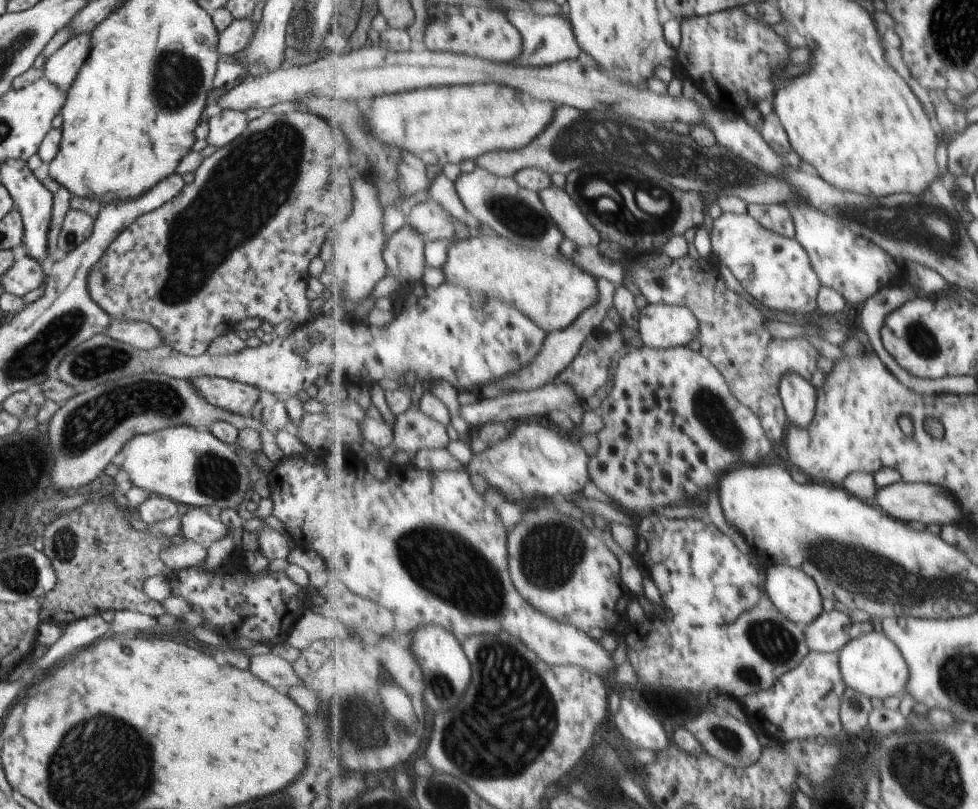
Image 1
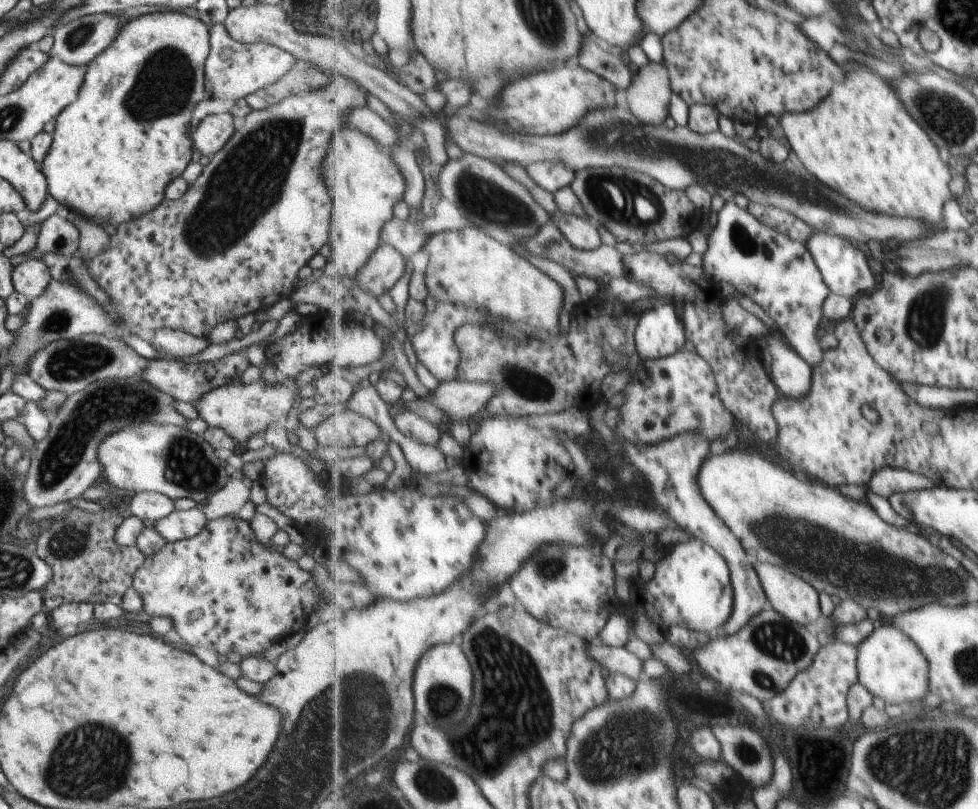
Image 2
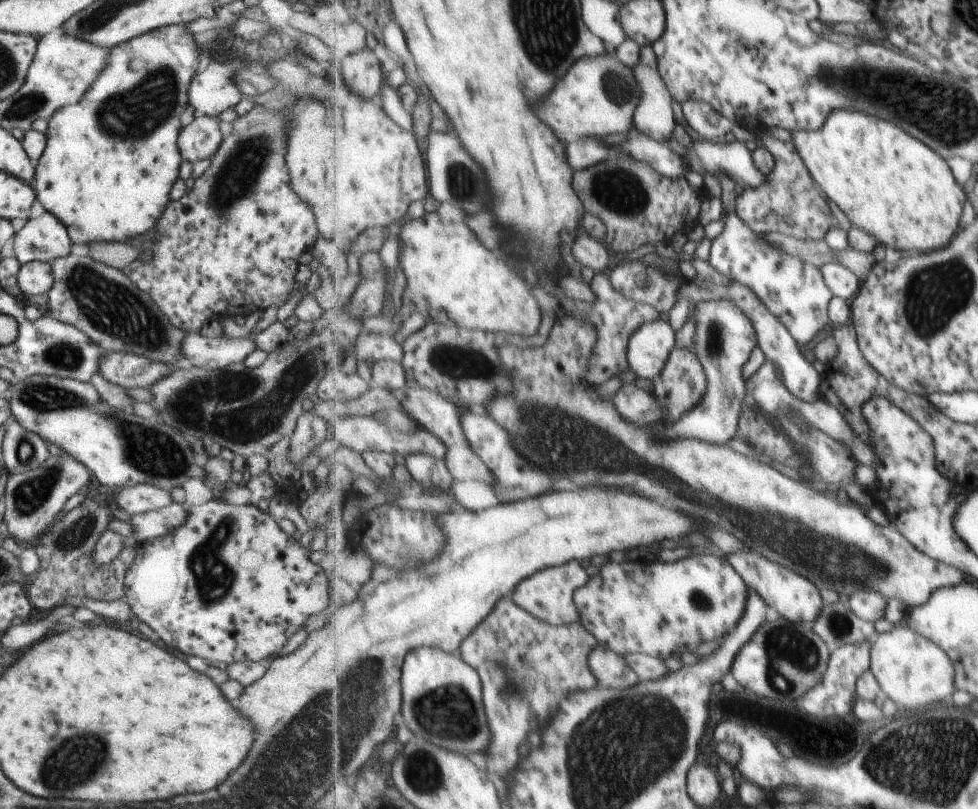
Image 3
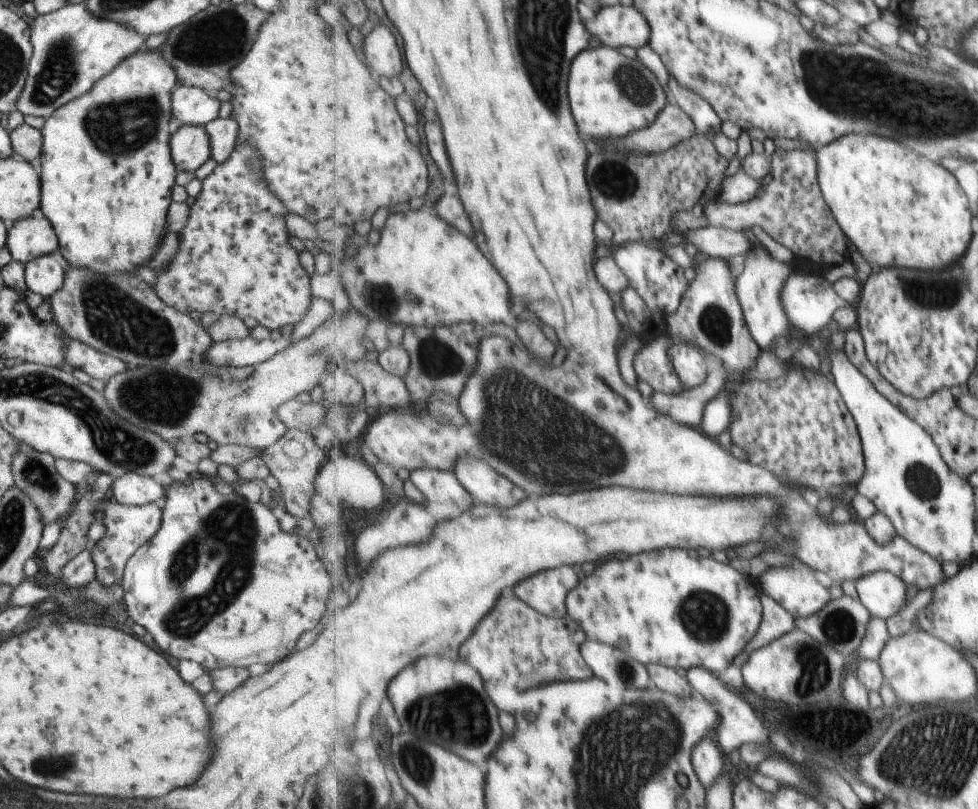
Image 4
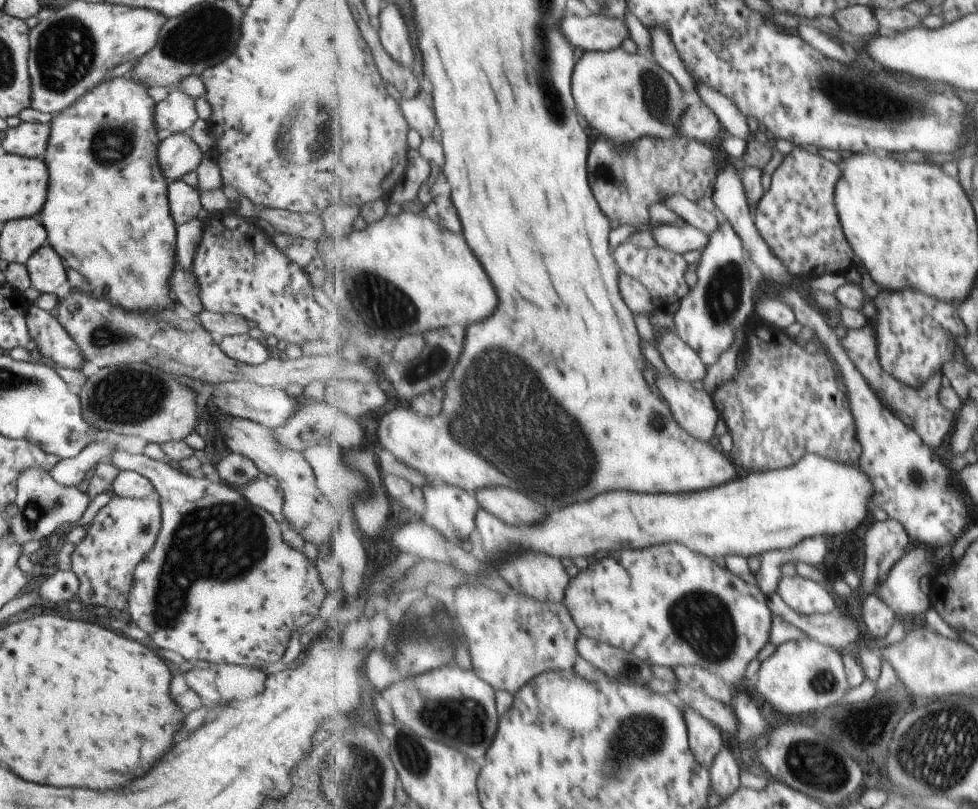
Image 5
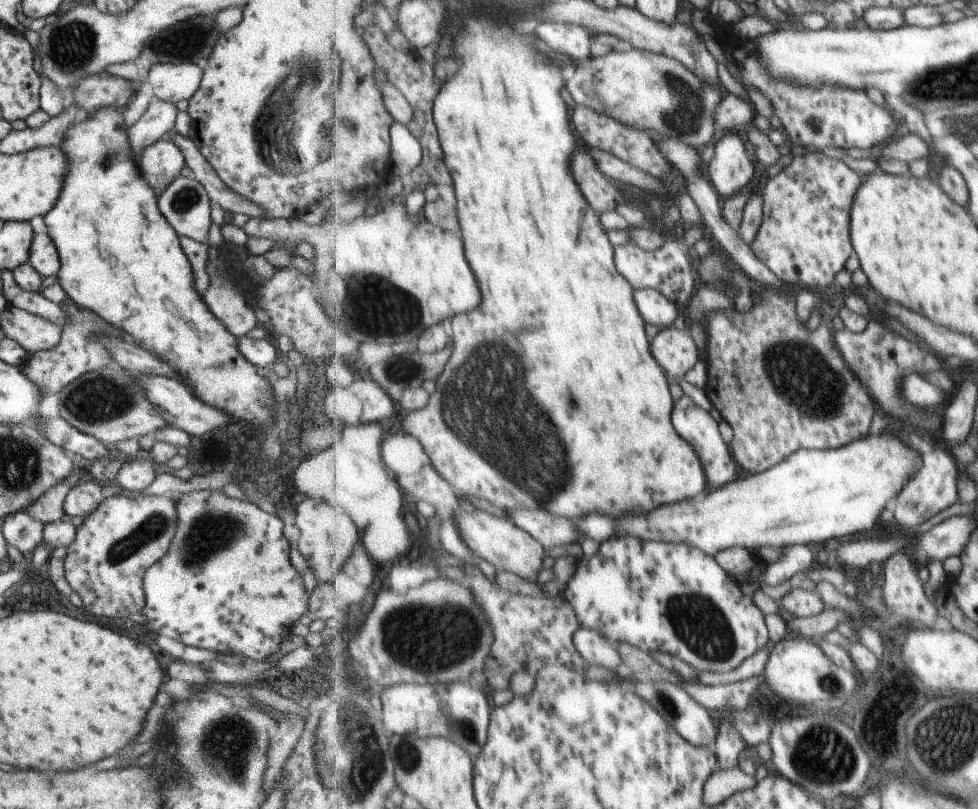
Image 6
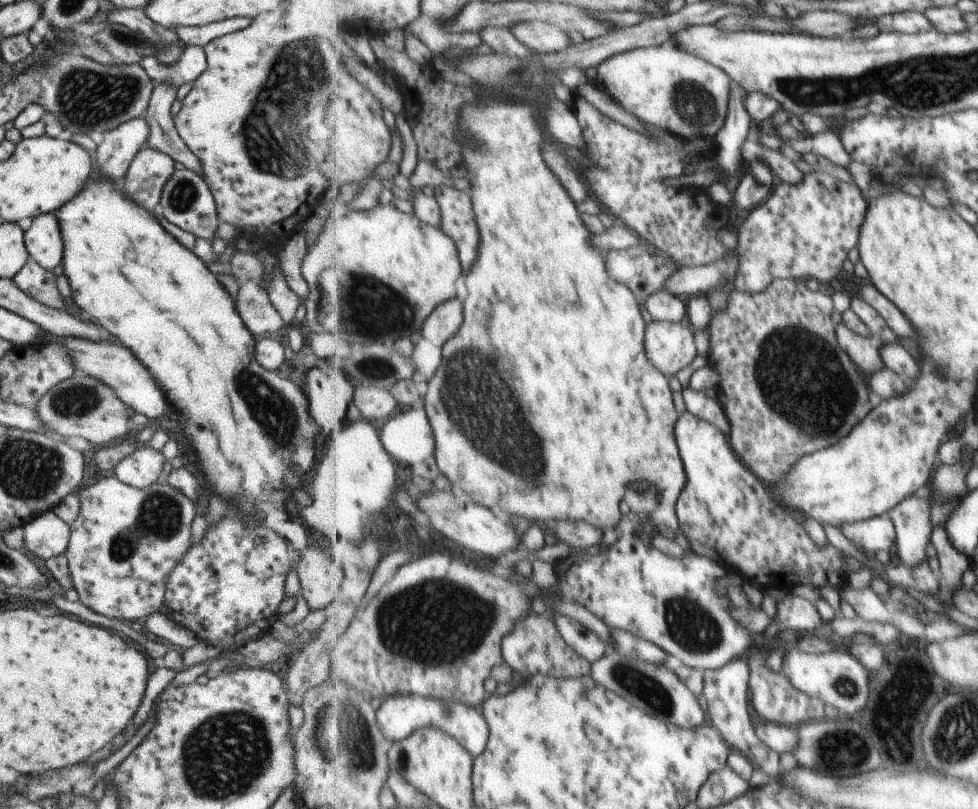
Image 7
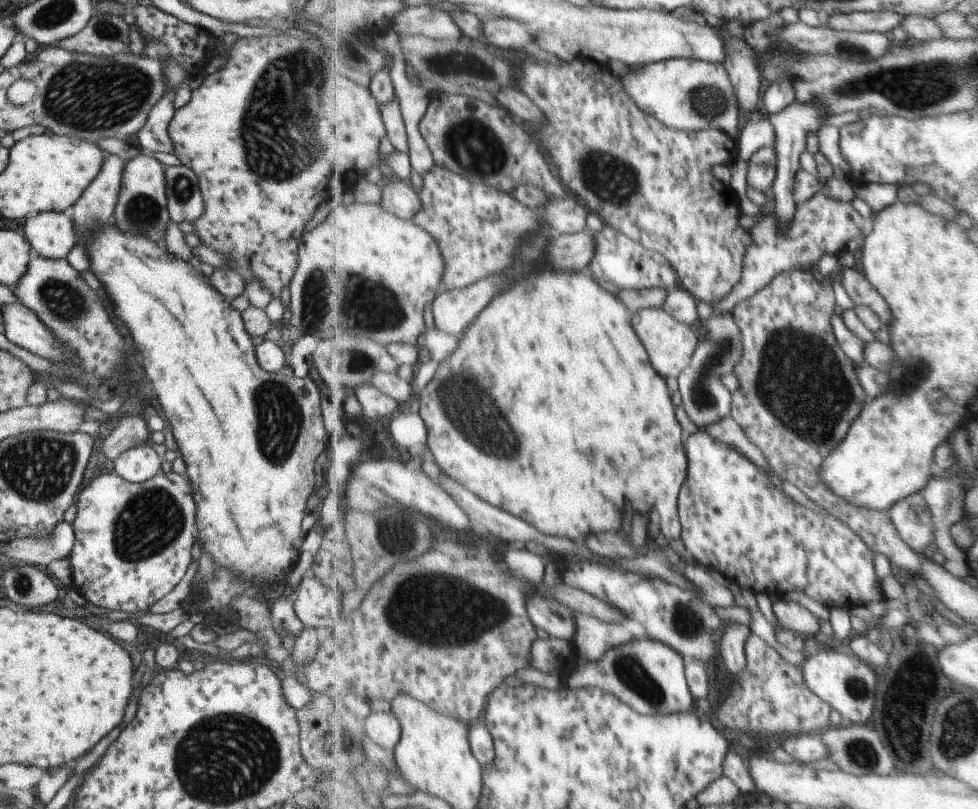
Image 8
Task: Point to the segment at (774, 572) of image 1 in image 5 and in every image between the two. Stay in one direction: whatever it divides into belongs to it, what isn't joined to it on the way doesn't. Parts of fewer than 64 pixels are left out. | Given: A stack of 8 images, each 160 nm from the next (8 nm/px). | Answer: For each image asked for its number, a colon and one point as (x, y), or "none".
2: (796, 599)
3: (793, 596)
4: (796, 588)
5: (806, 596)

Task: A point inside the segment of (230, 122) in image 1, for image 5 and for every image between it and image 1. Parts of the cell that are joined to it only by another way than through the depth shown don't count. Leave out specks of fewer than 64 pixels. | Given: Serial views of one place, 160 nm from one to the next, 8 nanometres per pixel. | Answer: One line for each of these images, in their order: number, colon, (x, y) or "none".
2: (211, 133)
3: (200, 139)
4: (189, 147)
5: (177, 154)

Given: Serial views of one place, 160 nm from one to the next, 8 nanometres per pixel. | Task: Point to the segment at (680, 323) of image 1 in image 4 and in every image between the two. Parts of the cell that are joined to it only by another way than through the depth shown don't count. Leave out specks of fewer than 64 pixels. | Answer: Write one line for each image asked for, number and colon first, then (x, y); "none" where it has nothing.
2: (660, 332)
3: (650, 347)
4: (653, 365)

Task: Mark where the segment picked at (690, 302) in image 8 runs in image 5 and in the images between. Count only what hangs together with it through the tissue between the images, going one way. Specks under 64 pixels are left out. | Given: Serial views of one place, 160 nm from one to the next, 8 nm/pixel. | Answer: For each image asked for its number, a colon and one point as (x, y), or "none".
5: (635, 294)
6: (656, 308)
7: (663, 306)

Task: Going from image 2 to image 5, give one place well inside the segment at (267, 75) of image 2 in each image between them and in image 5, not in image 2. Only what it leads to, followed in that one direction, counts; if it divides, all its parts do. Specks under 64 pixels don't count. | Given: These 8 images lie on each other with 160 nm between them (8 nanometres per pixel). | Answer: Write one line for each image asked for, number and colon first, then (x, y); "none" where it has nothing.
3: (210, 91)
4: (190, 105)
5: (176, 113)

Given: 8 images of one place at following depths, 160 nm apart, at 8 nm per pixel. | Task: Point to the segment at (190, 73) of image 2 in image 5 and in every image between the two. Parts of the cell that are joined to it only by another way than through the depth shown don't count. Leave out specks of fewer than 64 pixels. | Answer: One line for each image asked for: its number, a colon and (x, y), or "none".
3: (109, 160)
4: (105, 171)
5: (112, 231)

